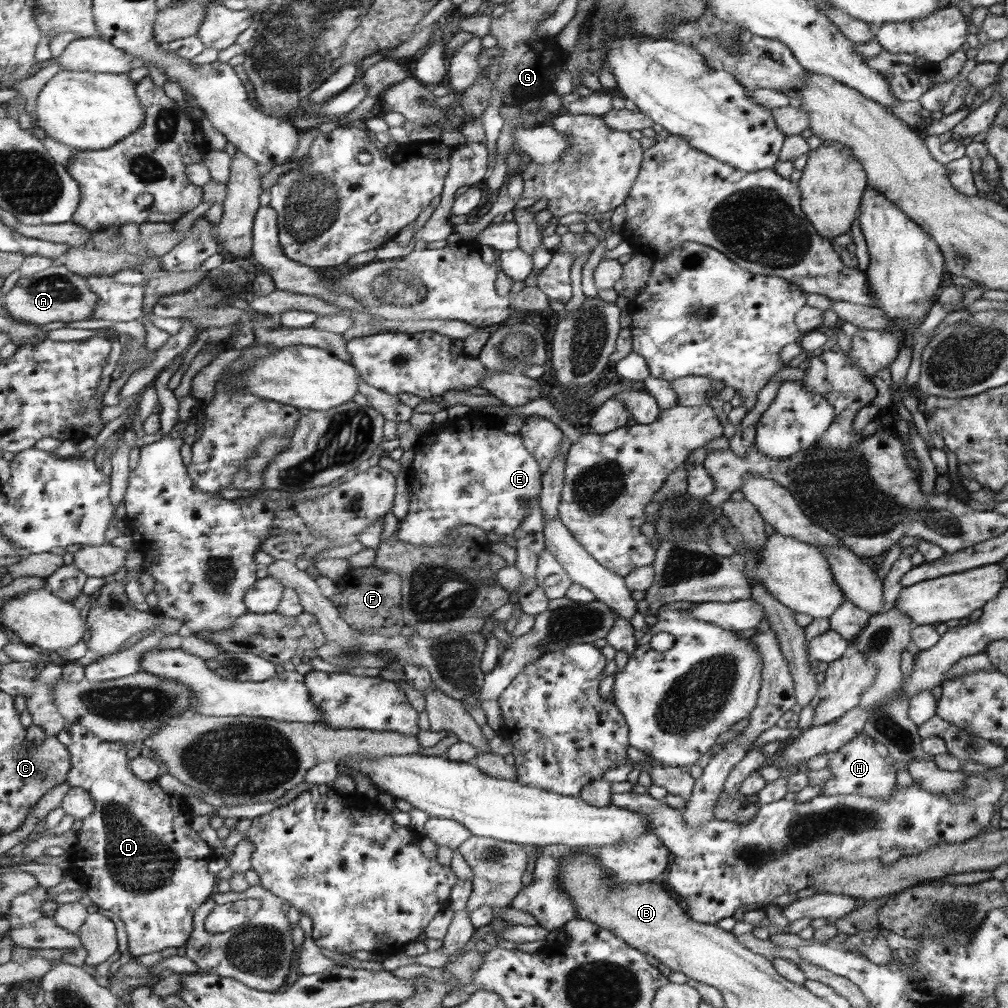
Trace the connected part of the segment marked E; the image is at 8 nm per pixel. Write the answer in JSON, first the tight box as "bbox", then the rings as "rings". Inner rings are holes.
{"bbox":[396,418,542,546],"rings":[[[462,418],[449,420],[442,422],[440,428],[437,431],[428,431],[427,433],[422,433],[420,439],[417,443],[417,449],[414,450],[414,460],[411,464],[410,475],[409,475],[409,511],[408,514],[399,521],[398,530],[396,530],[398,538],[404,542],[409,542],[410,544],[415,544],[416,546],[434,546],[440,543],[447,543],[447,538],[449,537],[449,532],[457,526],[462,526],[465,524],[471,524],[472,526],[478,526],[482,530],[490,531],[493,530],[499,535],[513,535],[520,529],[522,522],[524,522],[526,516],[528,516],[529,504],[535,501],[541,494],[542,490],[542,470],[540,469],[540,463],[537,461],[535,455],[527,449],[524,443],[524,439],[520,434],[510,434],[506,433],[500,425],[498,430],[494,428],[472,428],[472,436],[474,438],[468,438],[468,422],[462,420]]]}

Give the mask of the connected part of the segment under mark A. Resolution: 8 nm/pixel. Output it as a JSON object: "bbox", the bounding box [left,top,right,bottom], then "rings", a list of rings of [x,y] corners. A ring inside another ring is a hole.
{"bbox":[5,262,98,325],"rings":[[[57,262],[52,267],[36,272],[30,278],[21,278],[17,285],[5,296],[5,308],[15,319],[43,325],[49,322],[76,322],[88,320],[96,308],[98,296],[90,290],[88,280],[65,268],[65,262]]]}

